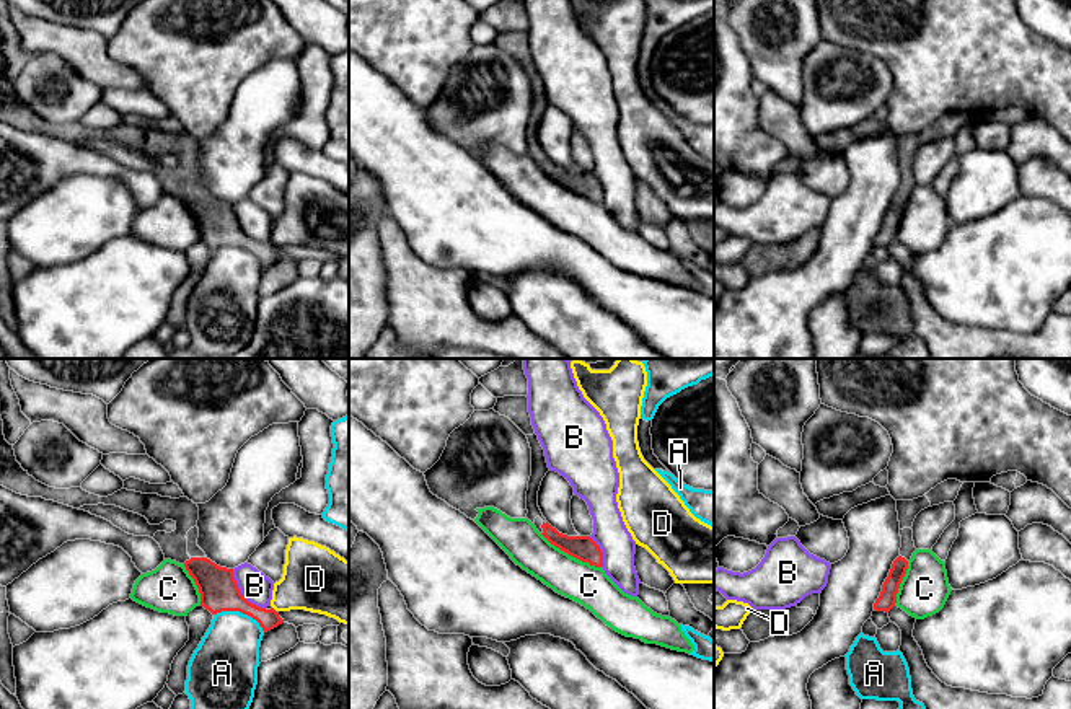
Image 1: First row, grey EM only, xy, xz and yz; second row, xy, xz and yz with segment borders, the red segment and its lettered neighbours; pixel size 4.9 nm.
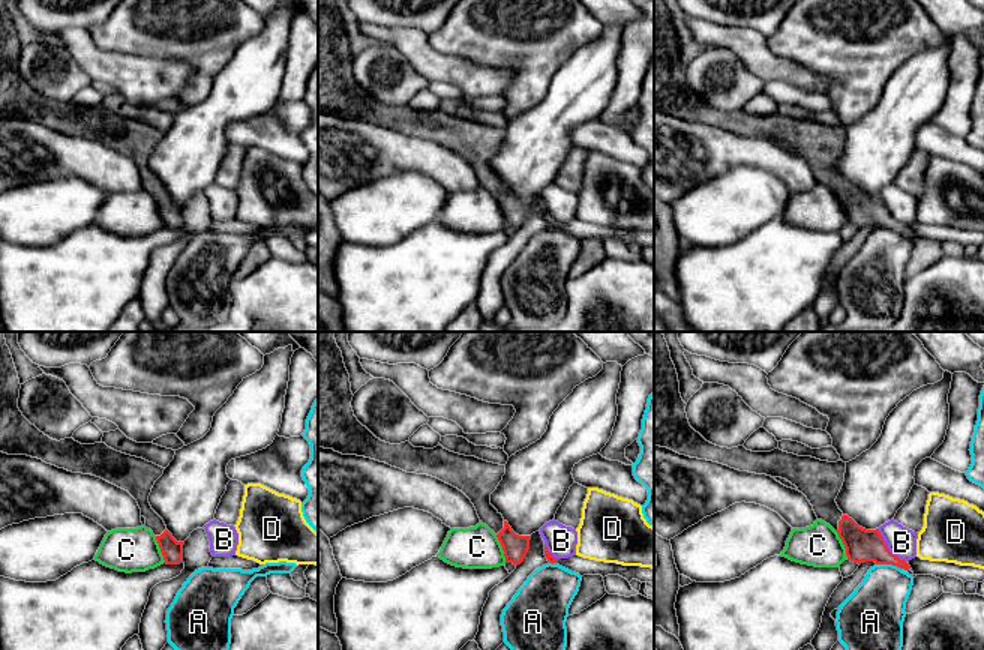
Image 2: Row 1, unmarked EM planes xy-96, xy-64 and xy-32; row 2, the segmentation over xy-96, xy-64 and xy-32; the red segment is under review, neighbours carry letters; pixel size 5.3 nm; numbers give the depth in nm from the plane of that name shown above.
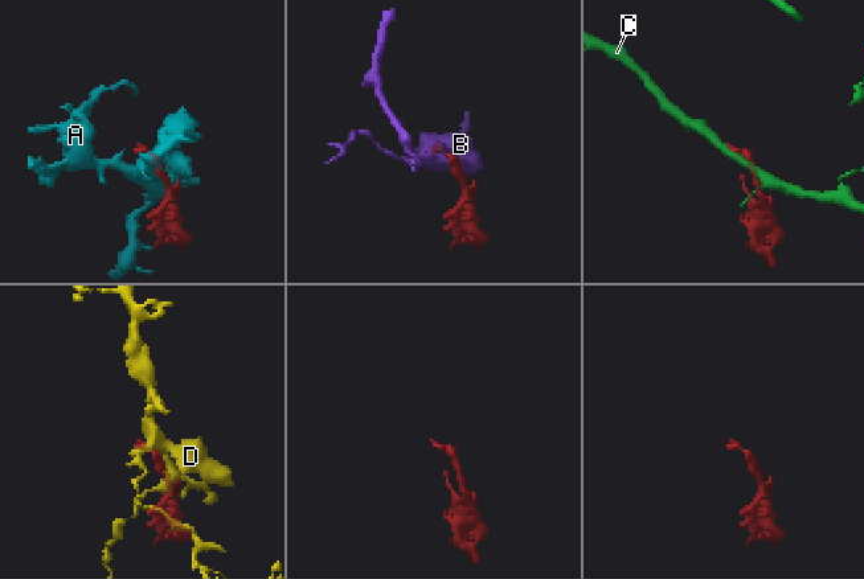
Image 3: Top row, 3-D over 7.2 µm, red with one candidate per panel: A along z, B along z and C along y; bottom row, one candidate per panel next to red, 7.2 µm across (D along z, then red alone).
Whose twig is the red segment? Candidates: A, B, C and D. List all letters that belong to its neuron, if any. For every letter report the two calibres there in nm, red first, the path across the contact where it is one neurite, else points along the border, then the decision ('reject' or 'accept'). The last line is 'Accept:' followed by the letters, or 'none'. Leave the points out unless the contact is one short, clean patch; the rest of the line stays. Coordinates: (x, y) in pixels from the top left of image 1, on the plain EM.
A: 190/320 nm | reject
B: 190/150 nm | reject
C: 120/200 nm | reject
D: 140/320 nm | reject
Accept: none

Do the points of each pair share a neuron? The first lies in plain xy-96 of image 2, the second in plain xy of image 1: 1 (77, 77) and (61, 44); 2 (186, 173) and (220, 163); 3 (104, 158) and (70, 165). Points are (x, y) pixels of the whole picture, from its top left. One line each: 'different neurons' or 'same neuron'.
1: different neurons
2: same neuron
3: same neuron

